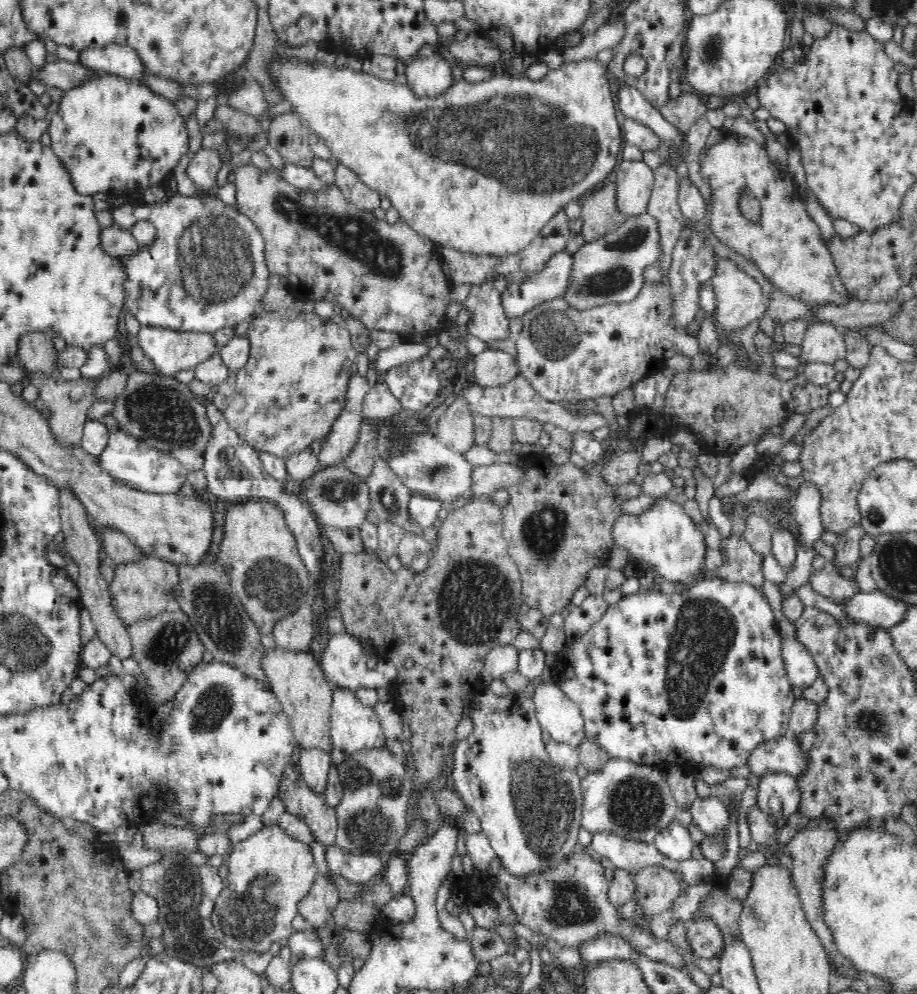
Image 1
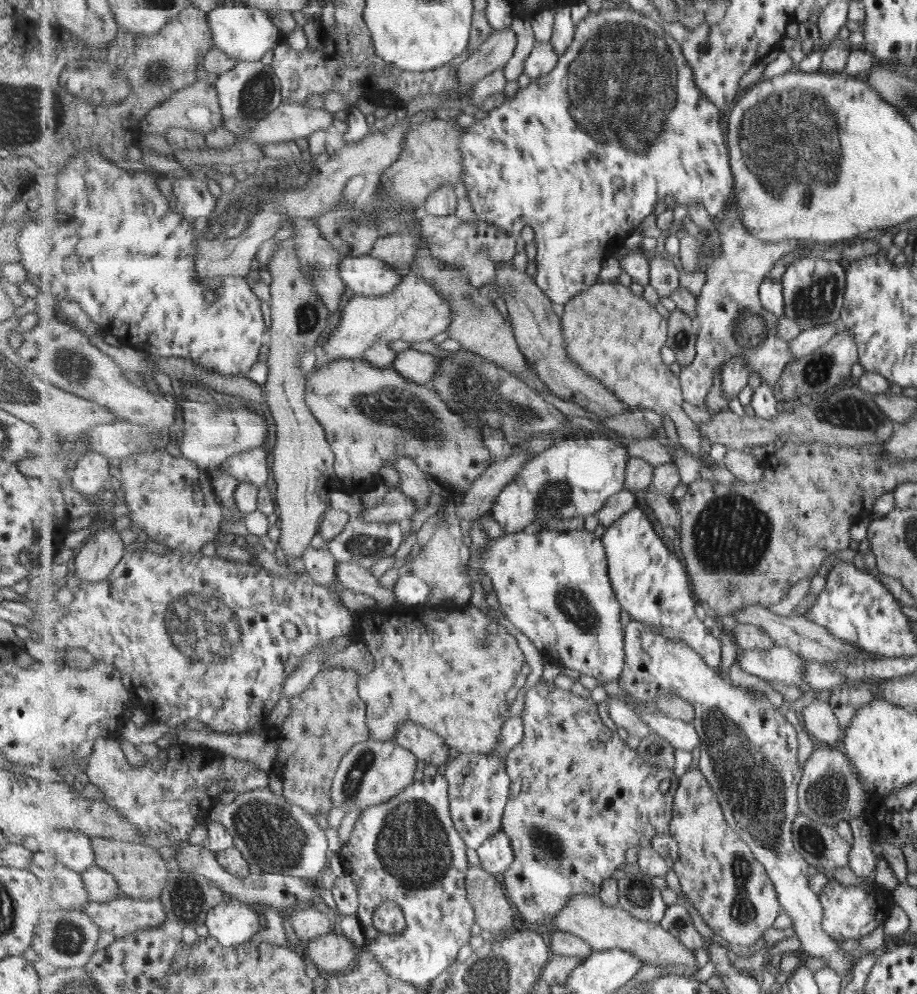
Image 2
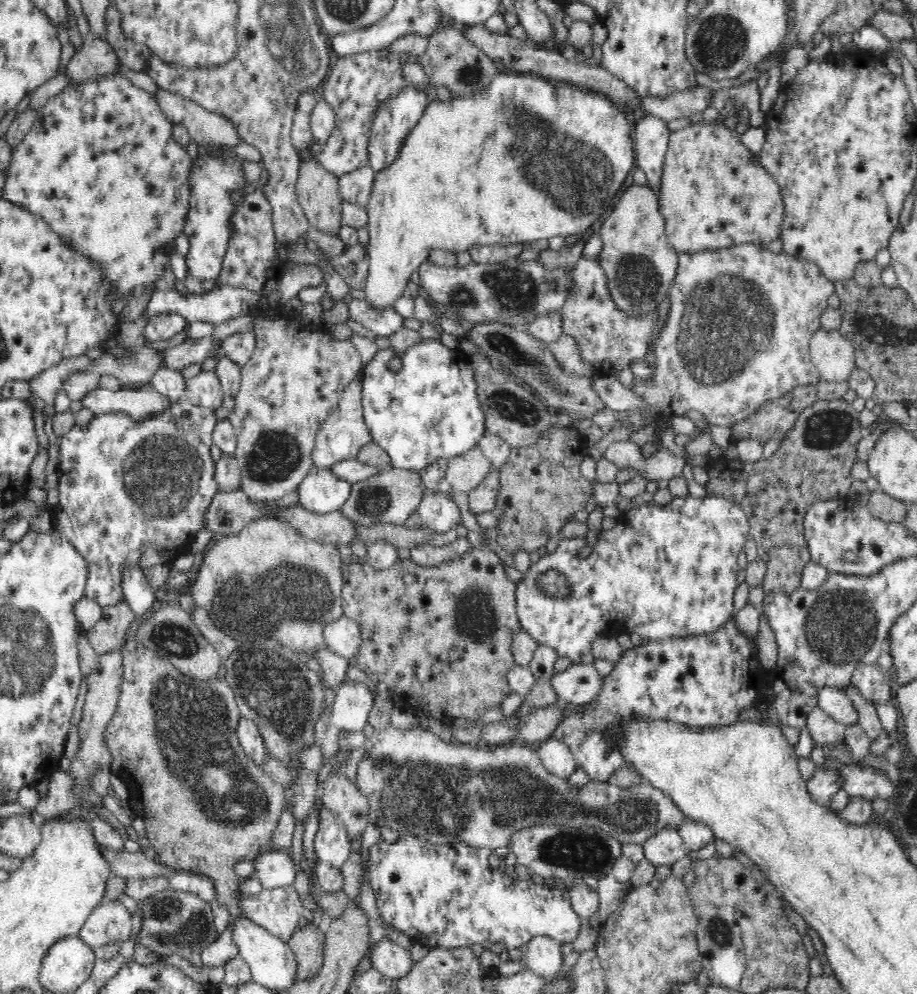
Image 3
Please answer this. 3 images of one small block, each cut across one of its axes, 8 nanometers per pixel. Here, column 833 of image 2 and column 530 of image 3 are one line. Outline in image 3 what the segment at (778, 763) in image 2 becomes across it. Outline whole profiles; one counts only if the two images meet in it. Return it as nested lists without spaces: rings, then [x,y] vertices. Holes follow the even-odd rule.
[[[541,935],[534,936],[527,944],[528,953],[523,962],[538,975],[552,977],[562,968],[566,968],[565,956],[561,952],[561,944],[552,938]]]

